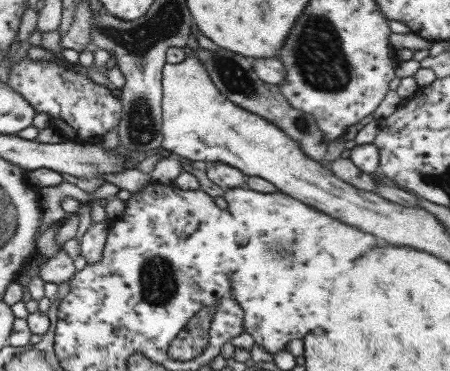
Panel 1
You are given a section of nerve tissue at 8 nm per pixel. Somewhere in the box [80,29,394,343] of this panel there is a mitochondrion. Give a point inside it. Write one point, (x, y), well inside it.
(158, 279)

